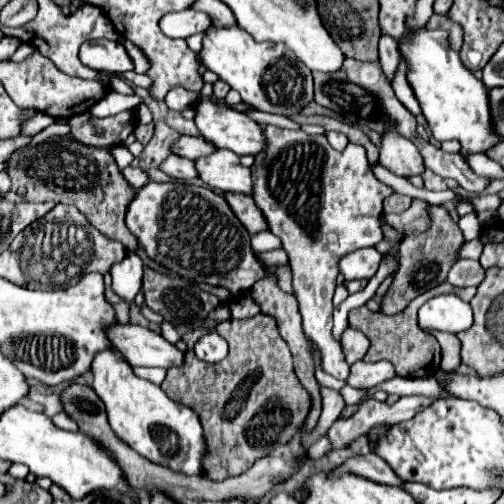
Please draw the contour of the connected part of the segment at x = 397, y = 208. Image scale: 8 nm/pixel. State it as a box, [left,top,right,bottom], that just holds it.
[384,194,412,214]

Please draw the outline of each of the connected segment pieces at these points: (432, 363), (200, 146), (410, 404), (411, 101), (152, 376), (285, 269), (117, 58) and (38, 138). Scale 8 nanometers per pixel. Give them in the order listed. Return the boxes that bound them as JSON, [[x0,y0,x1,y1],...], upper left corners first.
[[348,282,476,378],[172,136,216,160],[326,396,430,450],[392,56,420,116],[134,368,166,385],[270,265,294,294],[80,40,134,74],[25,123,71,148]]

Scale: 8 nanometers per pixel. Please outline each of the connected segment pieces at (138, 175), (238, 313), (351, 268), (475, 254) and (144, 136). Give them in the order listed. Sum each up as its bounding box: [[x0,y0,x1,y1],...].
[[122,166,150,188],[228,298,261,319],[340,248,382,280],[458,240,484,260],[132,124,154,144]]

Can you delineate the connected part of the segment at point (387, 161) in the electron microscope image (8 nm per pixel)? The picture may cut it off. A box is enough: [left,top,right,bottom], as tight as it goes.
[380,132,424,176]

